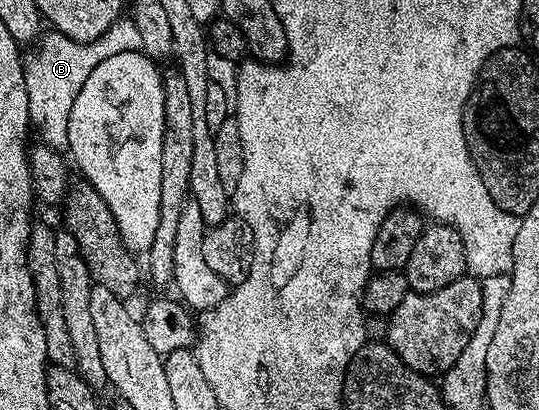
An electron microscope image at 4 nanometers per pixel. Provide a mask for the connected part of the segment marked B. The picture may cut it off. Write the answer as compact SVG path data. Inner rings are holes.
M120 17L104 34L95 42L75 42L69 36L58 32L44 33L38 39L35 51L26 55L23 71L25 72L25 92L29 92L29 116L34 133L39 133L38 141L44 146L63 152L69 144L69 112L73 112L73 100L77 100L77 92L85 84L89 72L101 64L101 60L109 60L109 56L117 56L117 52L137 52L142 50L141 32L137 32L137 24L133 24L130 17Z

